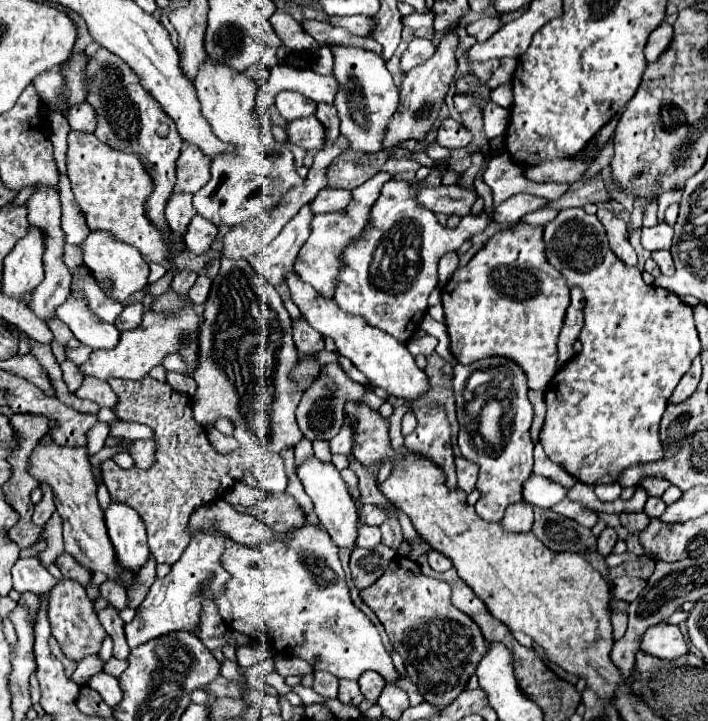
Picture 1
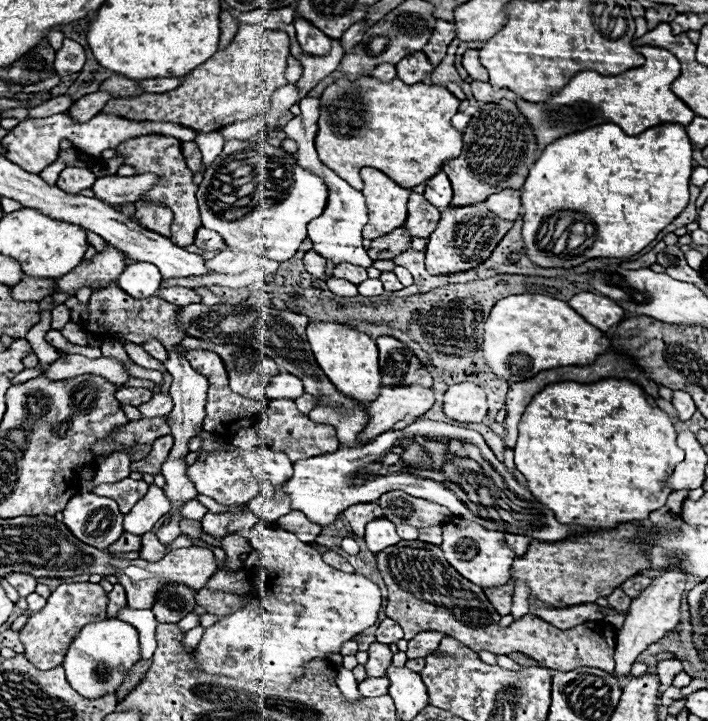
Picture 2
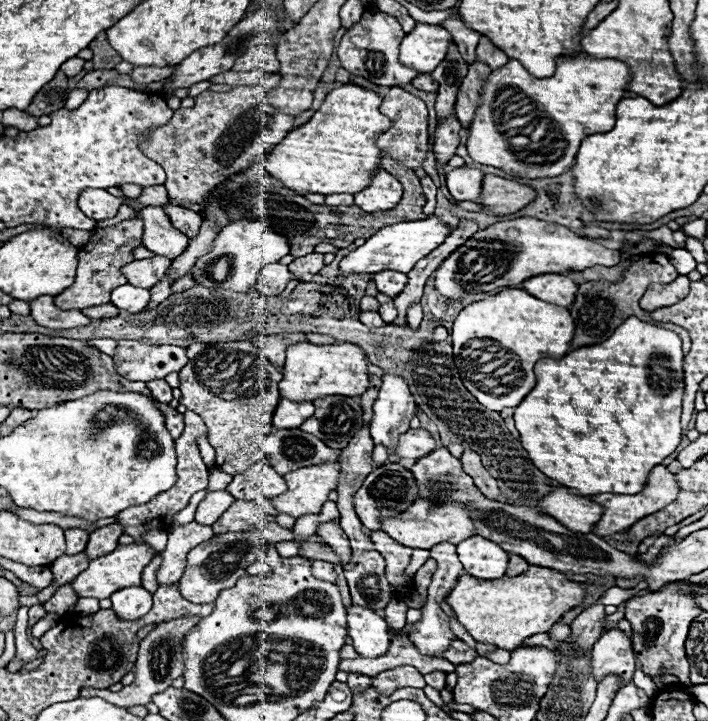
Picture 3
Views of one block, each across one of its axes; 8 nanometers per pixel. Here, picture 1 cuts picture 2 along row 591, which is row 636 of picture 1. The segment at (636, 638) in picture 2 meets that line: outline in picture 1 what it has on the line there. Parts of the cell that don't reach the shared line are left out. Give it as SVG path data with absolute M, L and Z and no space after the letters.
M662 622L646 630L646 634L642 636L640 650L662 660L676 660L678 656L688 654L688 642L684 640L678 626Z

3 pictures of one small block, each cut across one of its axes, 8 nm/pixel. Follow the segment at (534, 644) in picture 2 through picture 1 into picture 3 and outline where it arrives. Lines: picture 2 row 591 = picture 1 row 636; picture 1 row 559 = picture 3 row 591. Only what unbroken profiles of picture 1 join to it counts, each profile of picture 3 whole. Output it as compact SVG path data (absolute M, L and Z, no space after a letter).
M382 530L372 532L370 538L376 544L378 552L386 560L386 578L388 578L390 586L394 586L394 596L408 596L412 588L410 588L410 584L404 578L404 570L406 570L406 566L410 562L412 550L408 546L398 544L396 540L392 540Z

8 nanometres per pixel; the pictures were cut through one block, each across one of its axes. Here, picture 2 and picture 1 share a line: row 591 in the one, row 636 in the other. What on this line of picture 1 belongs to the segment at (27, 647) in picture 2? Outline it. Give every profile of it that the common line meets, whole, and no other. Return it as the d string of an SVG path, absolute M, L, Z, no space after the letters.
M62 578L52 590L50 590L50 604L48 604L48 616L52 626L52 636L60 642L62 652L70 660L82 660L88 654L98 654L100 644L106 636L102 624L98 622L98 616L92 608L92 602L86 596L86 590L80 582Z

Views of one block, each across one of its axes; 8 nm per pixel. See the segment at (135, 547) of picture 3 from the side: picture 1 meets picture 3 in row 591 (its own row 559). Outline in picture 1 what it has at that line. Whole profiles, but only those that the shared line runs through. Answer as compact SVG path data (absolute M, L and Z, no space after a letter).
M54 442L48 446L34 448L30 456L32 466L28 468L34 478L40 482L48 482L54 490L54 504L62 516L64 522L64 548L66 552L88 572L104 572L108 580L114 580L116 584L128 588L138 576L132 572L122 572L118 566L118 558L114 554L114 544L108 538L104 514L96 500L96 480L90 470L86 448L66 448L56 446Z

